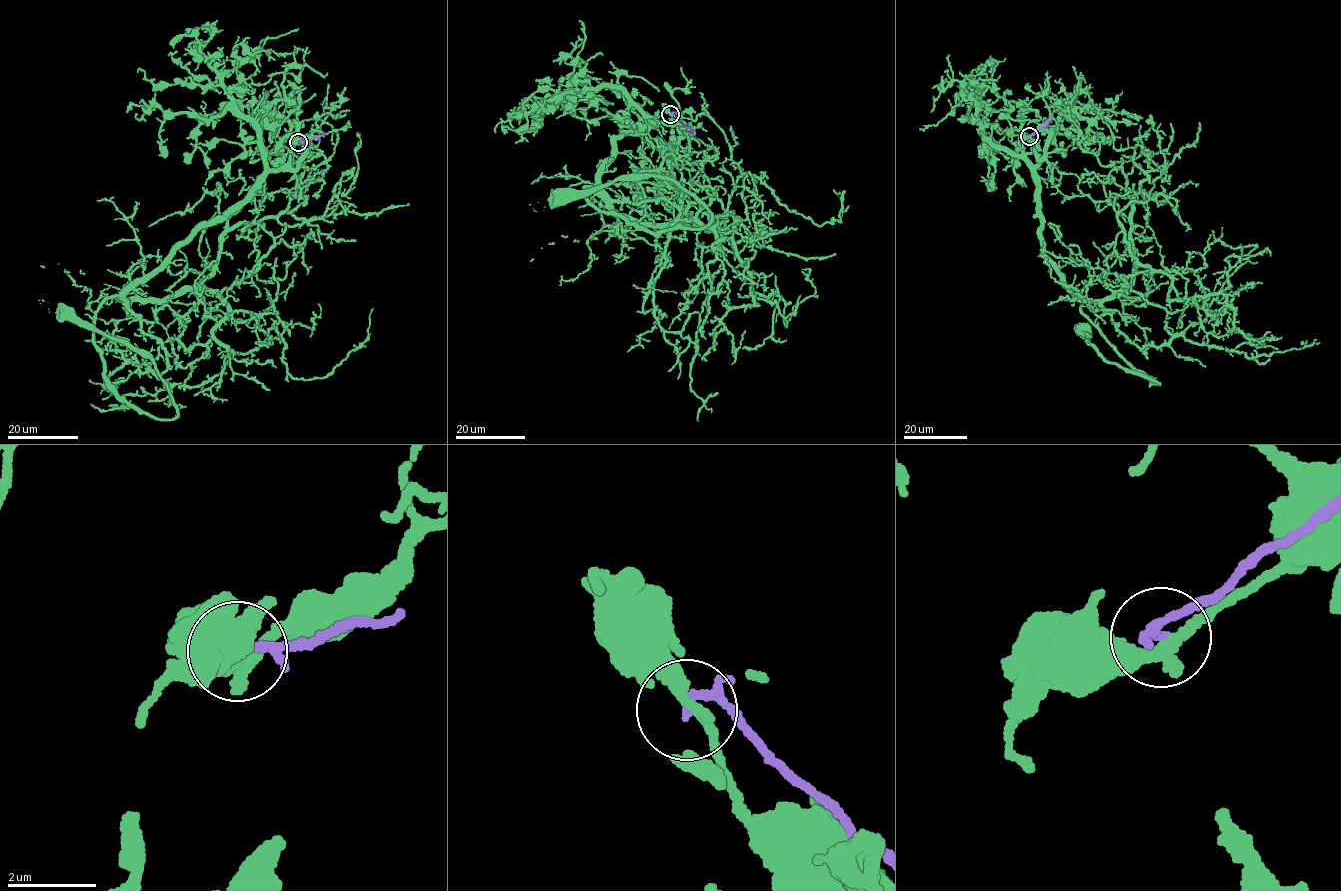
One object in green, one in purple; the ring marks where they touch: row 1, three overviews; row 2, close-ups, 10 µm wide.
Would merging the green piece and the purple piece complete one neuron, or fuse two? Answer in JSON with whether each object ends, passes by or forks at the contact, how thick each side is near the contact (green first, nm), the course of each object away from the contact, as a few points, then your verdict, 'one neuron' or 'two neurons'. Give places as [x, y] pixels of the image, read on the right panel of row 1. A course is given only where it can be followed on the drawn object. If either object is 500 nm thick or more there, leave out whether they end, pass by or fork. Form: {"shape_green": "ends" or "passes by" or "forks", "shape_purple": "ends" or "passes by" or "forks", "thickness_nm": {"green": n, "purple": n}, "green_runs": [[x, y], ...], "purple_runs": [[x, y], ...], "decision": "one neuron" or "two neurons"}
{"shape_green": "passes by", "shape_purple": "passes by", "thickness_nm": {"green": 320, "purple": 150}, "green_runs": [[1029, 136], [1048, 132], [1034, 180], [1045, 253], [1160, 383], [1106, 360], [1080, 326]], "purple_runs": [[1029, 136], [1052, 116]], "decision": "two neurons"}

